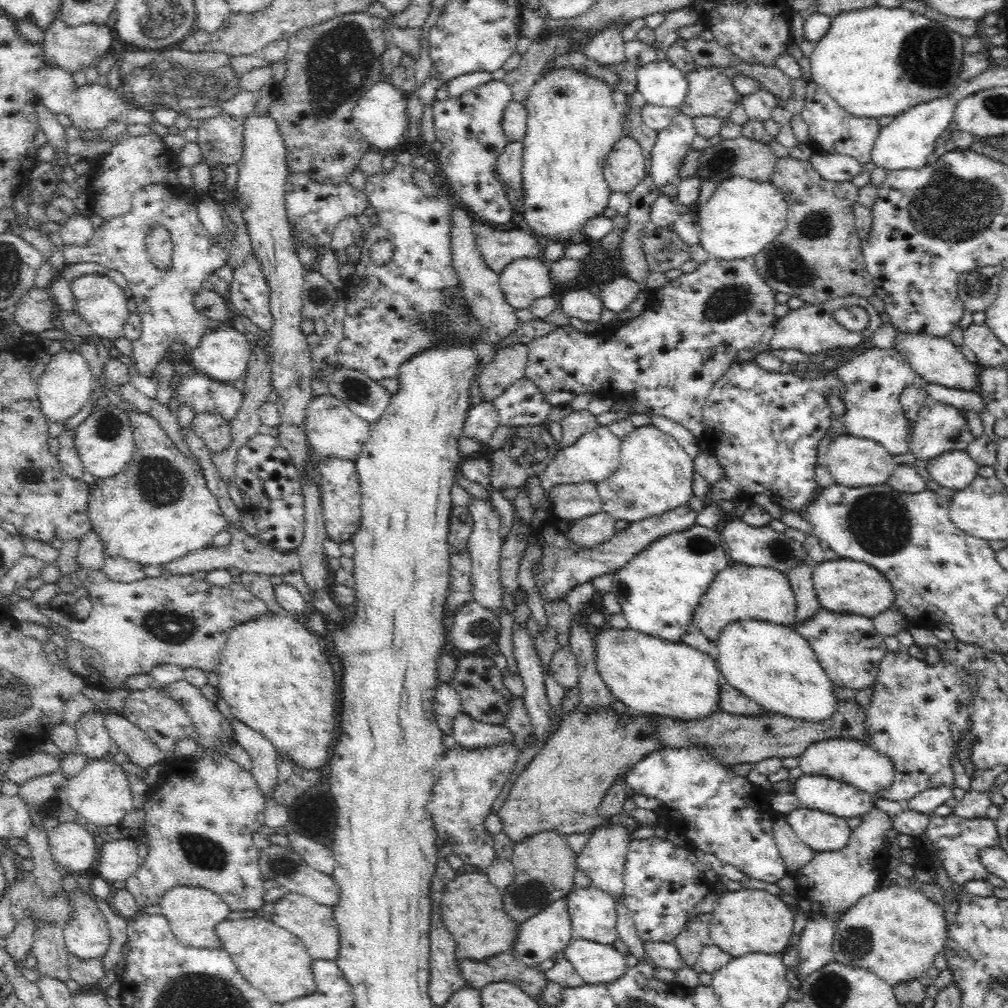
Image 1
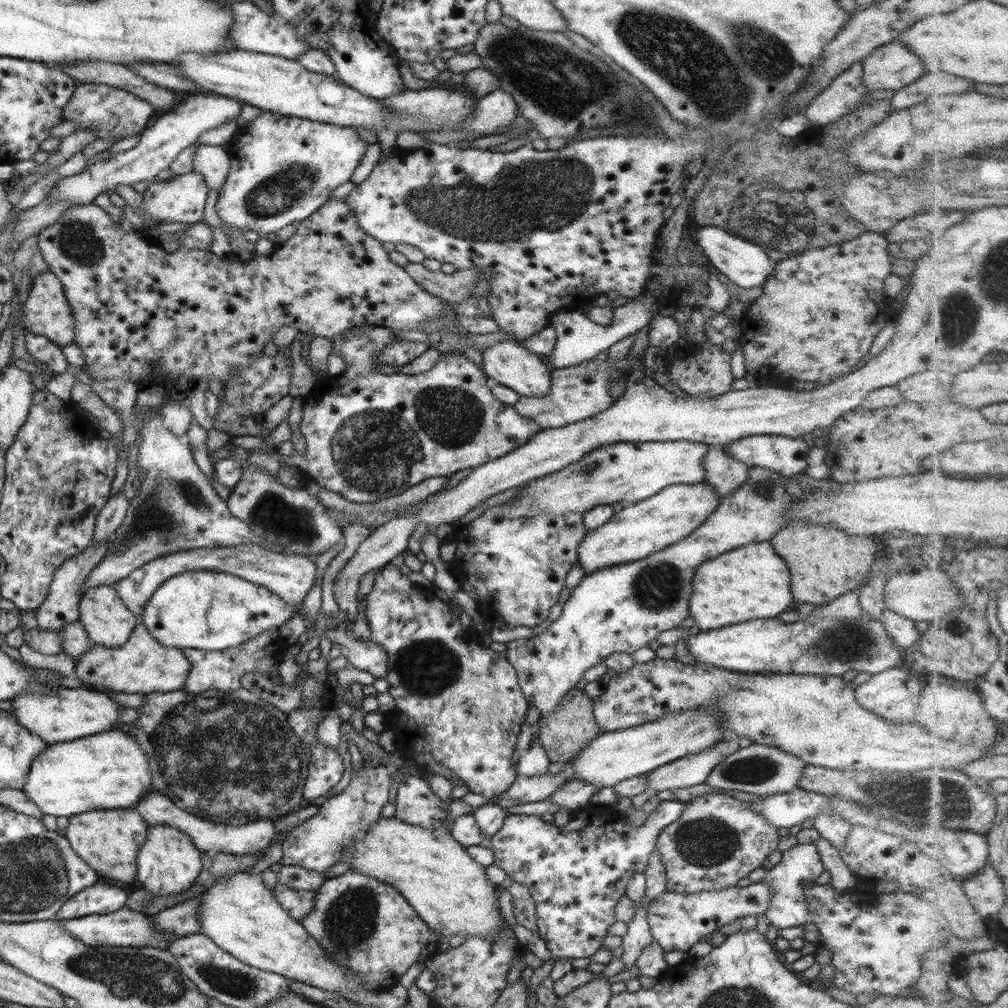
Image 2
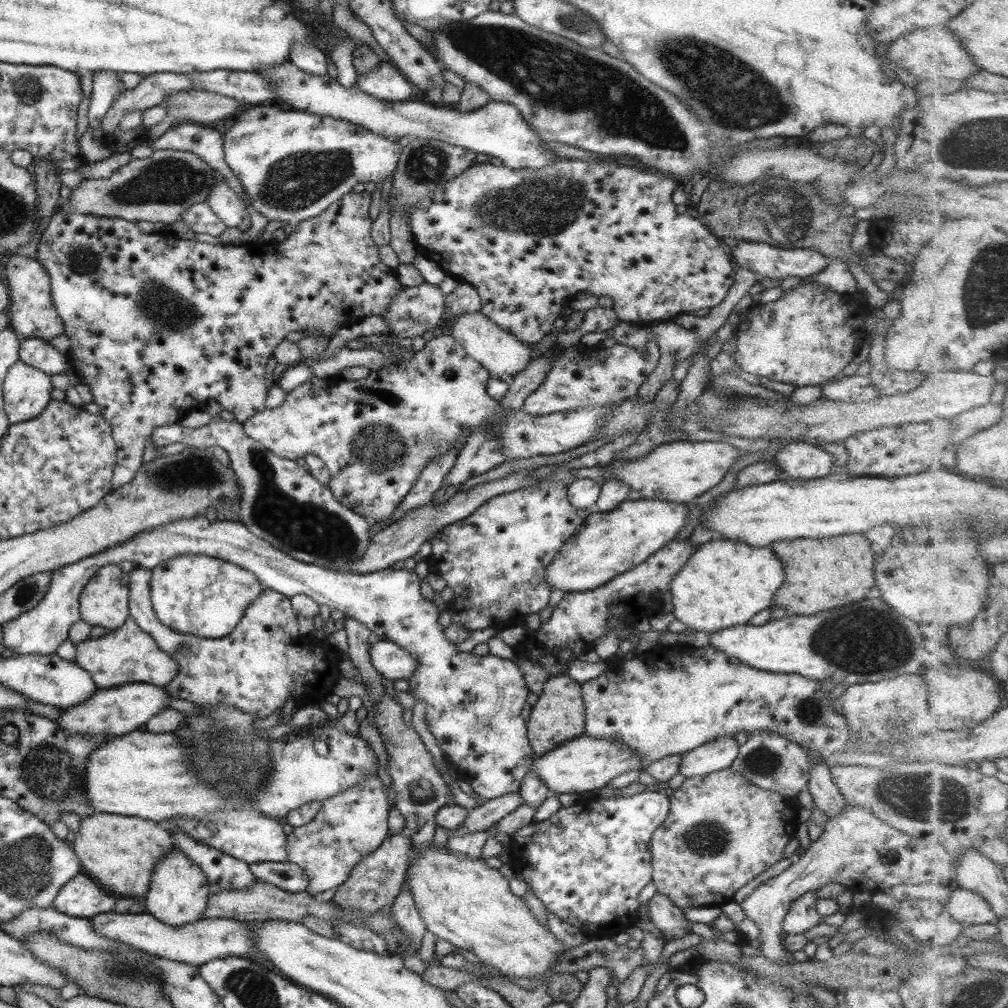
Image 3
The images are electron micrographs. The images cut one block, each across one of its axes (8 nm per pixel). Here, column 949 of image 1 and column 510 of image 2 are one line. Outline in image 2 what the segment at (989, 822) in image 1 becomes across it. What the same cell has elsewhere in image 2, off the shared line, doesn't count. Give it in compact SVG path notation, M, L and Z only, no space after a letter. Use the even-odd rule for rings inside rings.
M661 801L652 813L646 814L645 822L635 827L629 823L629 819L624 815L619 815L619 813L616 812L601 818L594 818L588 816L583 810L581 810L580 813L572 814L570 820L561 827L553 825L553 821L550 821L549 823L544 822L536 815L509 814L503 819L501 828L489 838L491 853L493 853L492 864L501 868L501 870L504 870L505 878L509 877L509 879L521 885L525 885L527 890L529 890L536 912L535 930L537 934L539 934L541 940L545 943L547 950L551 953L553 958L569 958L570 960L583 957L590 958L602 946L603 937L607 932L607 928L616 921L613 908L615 908L617 900L619 900L621 896L625 896L625 884L627 884L627 880L633 876L634 872L643 873L647 860L649 860L648 856L654 850L656 843L655 835L662 828L665 828L665 826L677 820L677 817L683 813L683 807L685 807L685 803L681 801Z

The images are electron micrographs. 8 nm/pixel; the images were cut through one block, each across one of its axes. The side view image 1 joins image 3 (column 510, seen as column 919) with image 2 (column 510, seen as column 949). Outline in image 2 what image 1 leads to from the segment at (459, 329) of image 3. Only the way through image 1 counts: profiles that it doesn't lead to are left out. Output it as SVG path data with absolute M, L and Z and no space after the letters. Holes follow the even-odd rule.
M503 339L482 352L481 368L489 378L490 383L496 383L510 388L521 397L543 397L549 393L551 386L550 371L535 353L531 354L525 347L519 345L515 339Z

